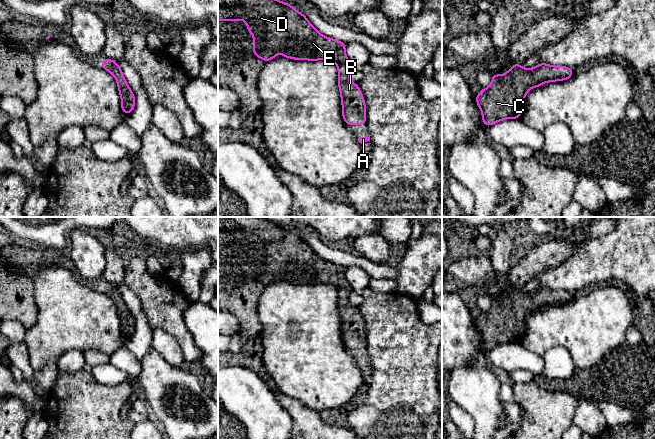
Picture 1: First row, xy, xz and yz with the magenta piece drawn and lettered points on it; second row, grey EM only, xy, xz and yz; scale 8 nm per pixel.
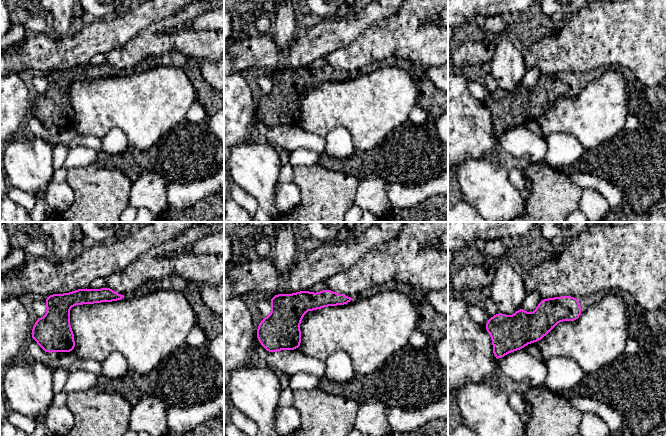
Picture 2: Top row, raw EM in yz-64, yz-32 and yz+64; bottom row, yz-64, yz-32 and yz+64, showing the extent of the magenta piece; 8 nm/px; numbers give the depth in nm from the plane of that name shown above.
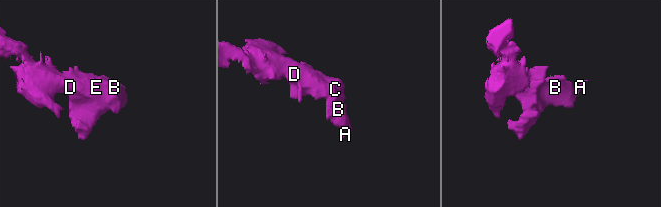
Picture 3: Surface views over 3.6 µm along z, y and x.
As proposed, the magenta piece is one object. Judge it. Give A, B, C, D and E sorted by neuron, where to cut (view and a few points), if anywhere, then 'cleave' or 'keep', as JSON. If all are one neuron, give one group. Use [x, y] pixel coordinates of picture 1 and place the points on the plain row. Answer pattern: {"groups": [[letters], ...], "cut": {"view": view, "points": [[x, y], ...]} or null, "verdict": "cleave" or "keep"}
{"groups": [["A", "B", "C", "D", "E"]], "cut": null, "verdict": "keep"}

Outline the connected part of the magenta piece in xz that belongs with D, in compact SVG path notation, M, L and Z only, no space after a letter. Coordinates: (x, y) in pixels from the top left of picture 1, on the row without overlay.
M218 217L218 245L246 245L247 256L253 258L253 278L261 282L265 287L276 282L278 275L281 280L294 284L330 284L336 287L338 292L338 311L341 319L342 341L346 349L366 349L366 328L362 315L357 307L349 303L349 295L352 288L346 280L346 268L340 264L326 261L308 245L306 239L298 236L292 229L271 222L263 217Z

